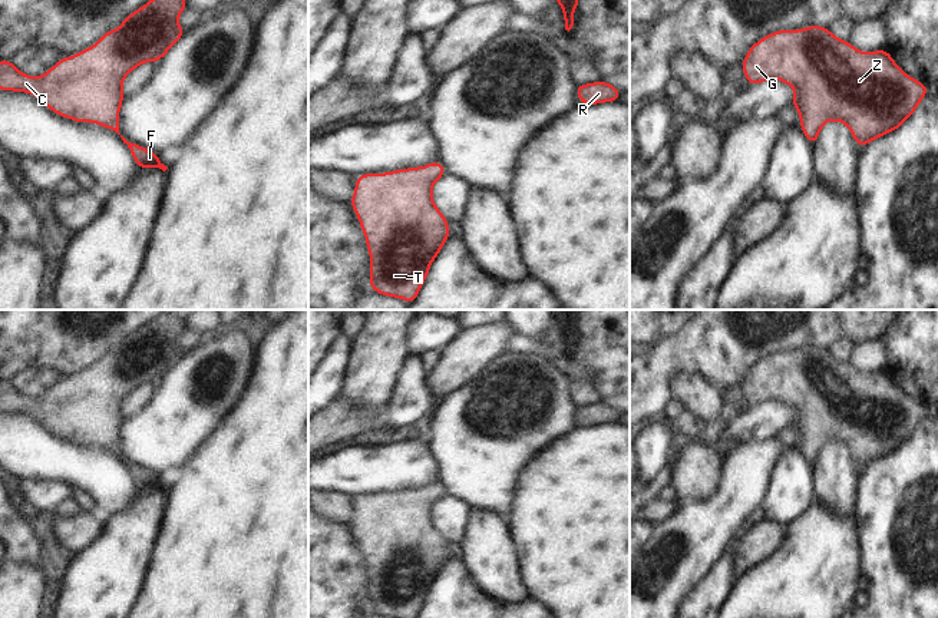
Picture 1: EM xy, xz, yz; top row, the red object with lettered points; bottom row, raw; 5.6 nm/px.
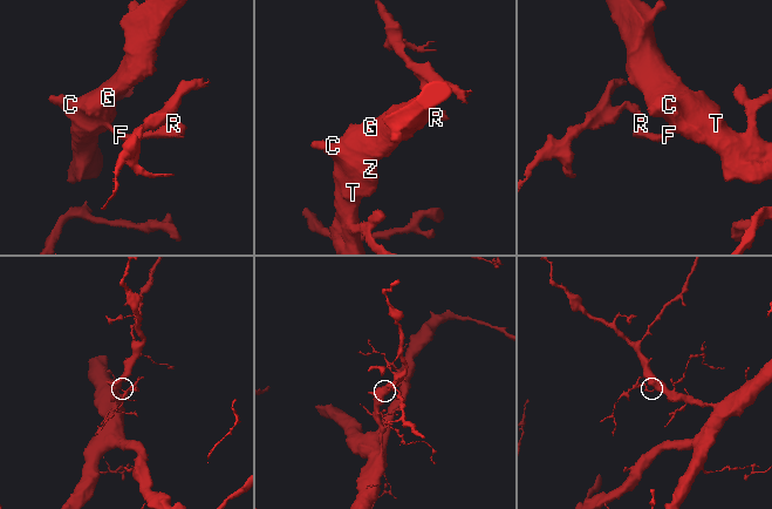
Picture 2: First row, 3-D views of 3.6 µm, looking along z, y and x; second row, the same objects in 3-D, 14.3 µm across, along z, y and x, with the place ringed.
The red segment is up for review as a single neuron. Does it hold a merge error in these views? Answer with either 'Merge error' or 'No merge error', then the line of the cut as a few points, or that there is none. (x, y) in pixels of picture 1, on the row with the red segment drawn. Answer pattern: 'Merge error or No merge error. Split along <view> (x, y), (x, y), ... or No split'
No merge error. No split

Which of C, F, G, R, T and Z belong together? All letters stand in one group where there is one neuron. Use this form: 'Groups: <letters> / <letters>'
Groups: C F G R T Z

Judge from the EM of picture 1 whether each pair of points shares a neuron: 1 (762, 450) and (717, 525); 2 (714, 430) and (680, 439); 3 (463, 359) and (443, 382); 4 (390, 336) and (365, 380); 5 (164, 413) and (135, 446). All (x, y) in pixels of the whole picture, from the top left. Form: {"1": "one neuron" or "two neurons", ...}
{"1": "one neuron", "2": "one neuron", "3": "one neuron", "4": "one neuron", "5": "one neuron"}

